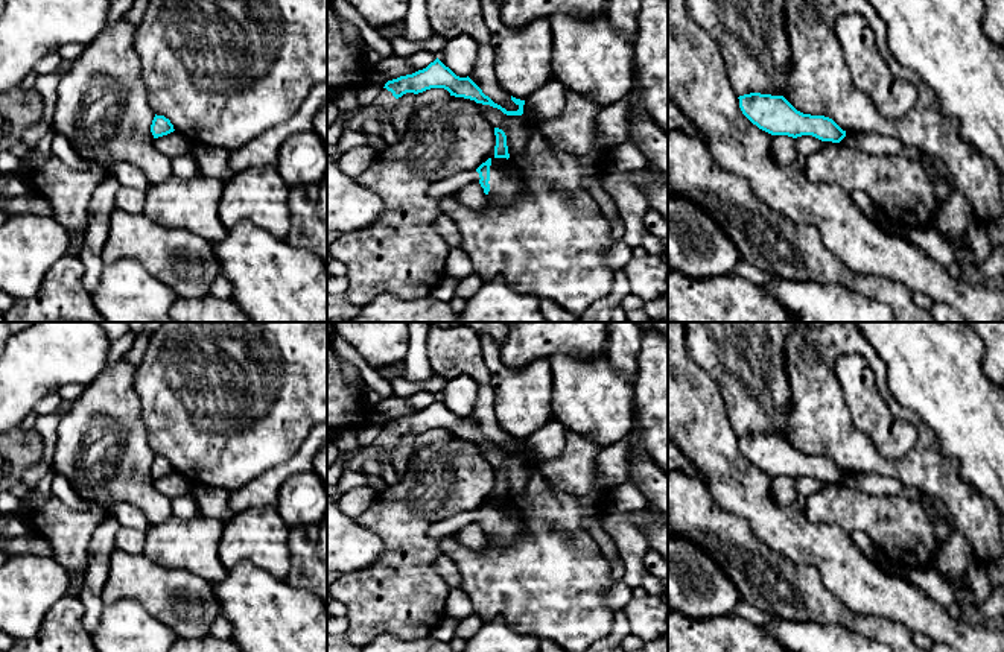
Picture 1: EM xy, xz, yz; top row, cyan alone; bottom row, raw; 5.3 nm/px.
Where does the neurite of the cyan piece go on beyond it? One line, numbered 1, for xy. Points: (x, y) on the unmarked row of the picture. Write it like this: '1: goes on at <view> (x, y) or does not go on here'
1: does not go on here

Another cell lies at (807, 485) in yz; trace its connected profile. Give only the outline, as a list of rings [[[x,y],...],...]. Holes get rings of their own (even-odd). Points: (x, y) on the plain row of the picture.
[[[802,476],[796,479],[799,495],[808,498],[821,488],[823,482],[812,476]]]

